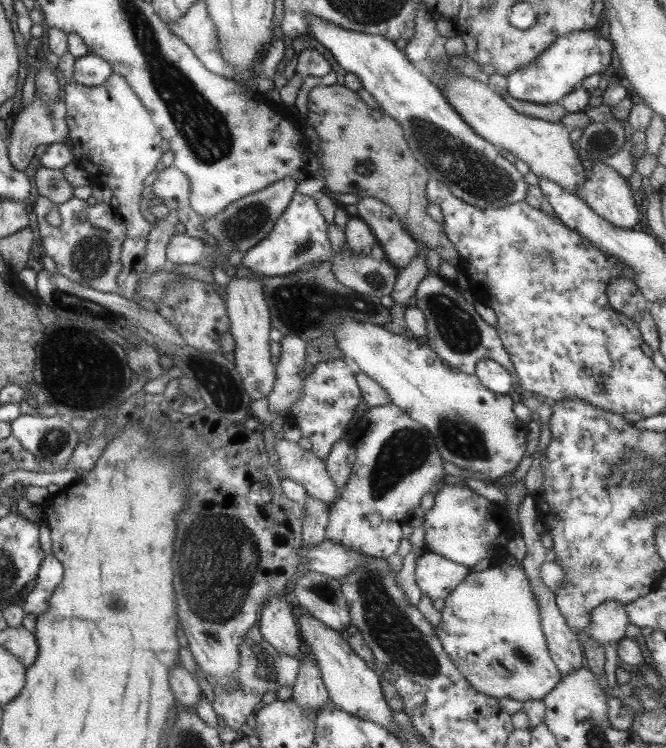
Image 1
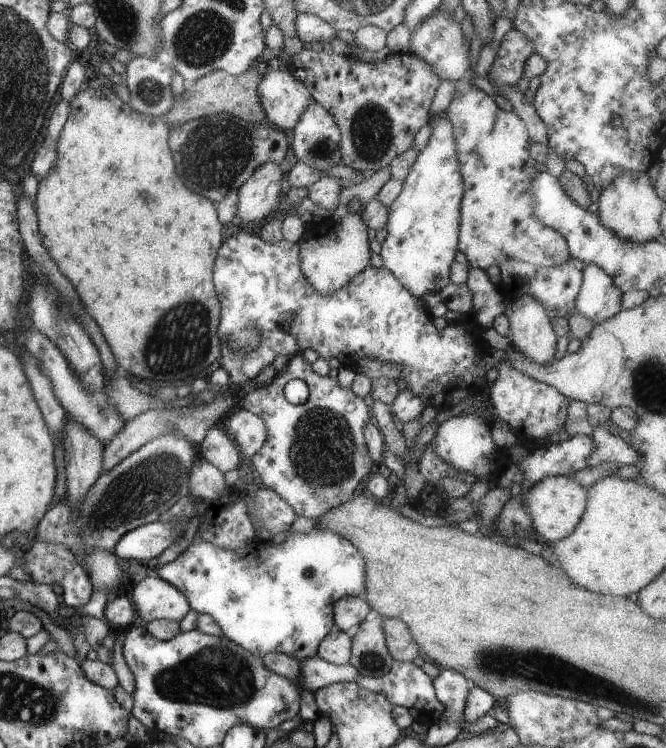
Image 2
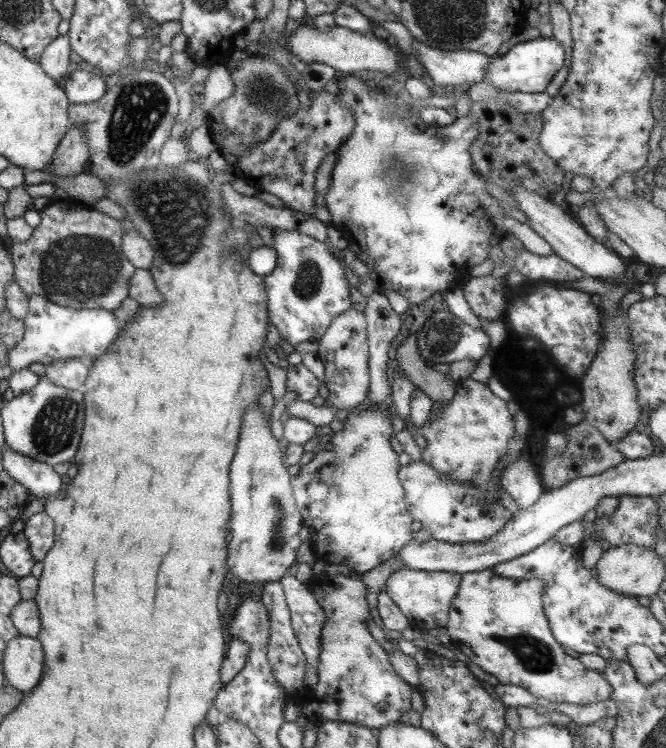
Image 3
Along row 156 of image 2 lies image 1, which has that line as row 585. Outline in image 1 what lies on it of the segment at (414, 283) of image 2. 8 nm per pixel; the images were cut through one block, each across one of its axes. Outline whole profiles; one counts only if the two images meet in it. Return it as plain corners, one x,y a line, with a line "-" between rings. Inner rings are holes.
425,551
415,562
415,582
421,595
431,601
445,599
465,576
471,572
461,564

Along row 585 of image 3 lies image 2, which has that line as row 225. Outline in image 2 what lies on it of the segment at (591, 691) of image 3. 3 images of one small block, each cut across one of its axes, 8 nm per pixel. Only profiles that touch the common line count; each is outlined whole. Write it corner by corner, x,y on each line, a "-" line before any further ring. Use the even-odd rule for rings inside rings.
464,79
453,80
455,84
454,94
450,103
445,110
445,116
451,124
451,132
453,132
453,138
455,138
455,146
457,146
457,168
459,168
459,174
461,174
461,184
463,184
463,192
461,192
461,202
459,204
460,220
458,224
458,251
465,255
467,264
471,267
480,268
481,270
487,270
489,266
499,266
501,262
505,260
518,260
519,262
526,262
535,266
553,267
555,265
563,264
566,257
569,256
565,240
561,238
559,232
551,230
543,226
537,218
533,218
533,204
531,204
531,190
529,190
529,182
531,182
531,176
537,174
534,168
534,160
529,156
528,145
529,136
527,134
527,128
523,124
522,120
513,111
505,111
497,107
493,98
488,96
485,92
475,86
471,86
469,82
465,82

